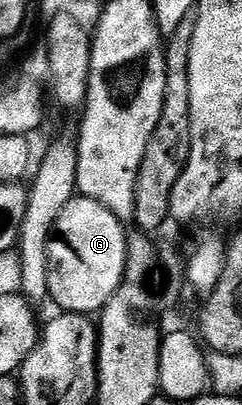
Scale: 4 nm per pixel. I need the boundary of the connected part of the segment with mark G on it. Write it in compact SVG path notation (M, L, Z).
M80 194L74 196L67 206L63 206L63 214L59 214L55 235L49 242L49 295L50 301L58 304L61 312L80 312L97 314L105 303L117 292L125 278L125 245L127 243L126 225L107 206L98 200L92 200Z

